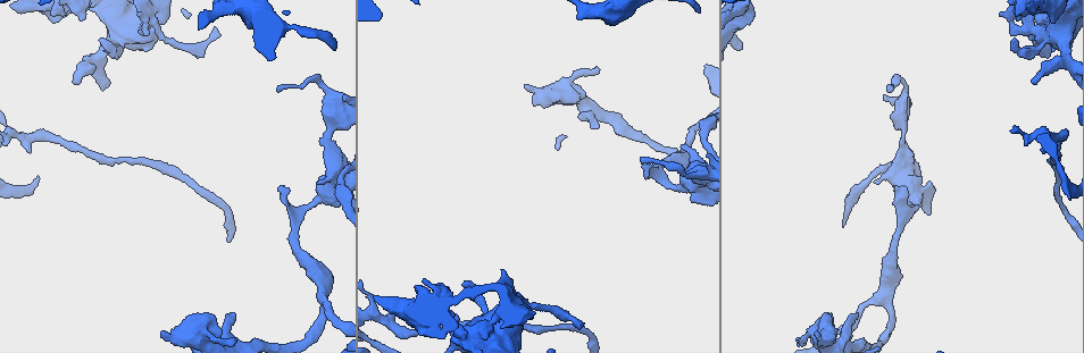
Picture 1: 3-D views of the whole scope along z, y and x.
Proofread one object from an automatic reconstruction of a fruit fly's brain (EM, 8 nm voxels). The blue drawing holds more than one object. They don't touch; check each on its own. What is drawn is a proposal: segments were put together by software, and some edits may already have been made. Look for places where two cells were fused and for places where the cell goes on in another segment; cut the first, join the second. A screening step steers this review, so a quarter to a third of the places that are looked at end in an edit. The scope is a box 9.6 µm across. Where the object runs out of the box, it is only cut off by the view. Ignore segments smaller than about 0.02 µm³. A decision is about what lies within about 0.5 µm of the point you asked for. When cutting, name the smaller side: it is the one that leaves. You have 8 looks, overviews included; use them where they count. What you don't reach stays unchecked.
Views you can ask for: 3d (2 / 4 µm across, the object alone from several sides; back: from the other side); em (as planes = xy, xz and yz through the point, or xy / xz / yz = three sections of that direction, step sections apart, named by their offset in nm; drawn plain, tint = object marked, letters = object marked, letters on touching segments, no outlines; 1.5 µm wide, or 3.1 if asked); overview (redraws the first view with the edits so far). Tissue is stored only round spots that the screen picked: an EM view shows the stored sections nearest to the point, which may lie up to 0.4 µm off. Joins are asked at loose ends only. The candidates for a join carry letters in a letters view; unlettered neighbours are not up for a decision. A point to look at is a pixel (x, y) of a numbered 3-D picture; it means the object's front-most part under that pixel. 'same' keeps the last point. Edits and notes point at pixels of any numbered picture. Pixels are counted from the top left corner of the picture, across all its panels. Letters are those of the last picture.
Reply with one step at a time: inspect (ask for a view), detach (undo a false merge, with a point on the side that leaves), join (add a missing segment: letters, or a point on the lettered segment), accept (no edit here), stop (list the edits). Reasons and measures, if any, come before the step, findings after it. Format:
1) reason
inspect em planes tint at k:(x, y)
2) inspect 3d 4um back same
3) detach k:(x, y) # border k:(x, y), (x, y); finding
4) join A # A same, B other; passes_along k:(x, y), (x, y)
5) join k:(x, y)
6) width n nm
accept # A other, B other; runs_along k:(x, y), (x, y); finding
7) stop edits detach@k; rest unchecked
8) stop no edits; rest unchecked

free end
inspect em planes letters at 1:(894, 186)

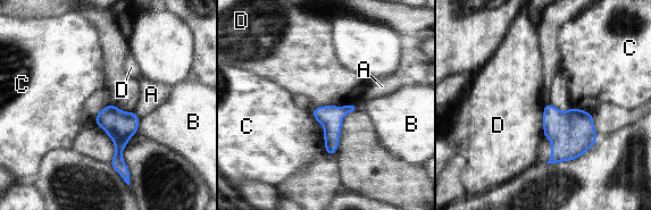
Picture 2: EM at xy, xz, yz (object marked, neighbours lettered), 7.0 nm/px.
accept # A other, B other, C other, D other; border 2:(353, 104), (319, 106), (317, 108); none of them fits

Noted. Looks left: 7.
thick turns thin
inspect em planes plain at 1:(585, 117)

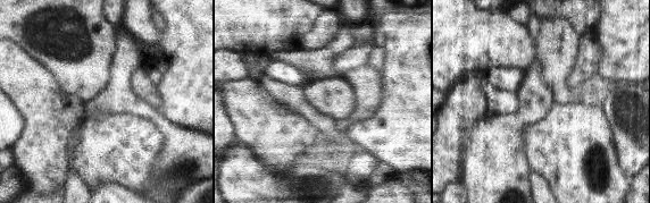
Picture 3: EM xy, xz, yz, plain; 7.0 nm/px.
with the object marked
inspect em planes tint same

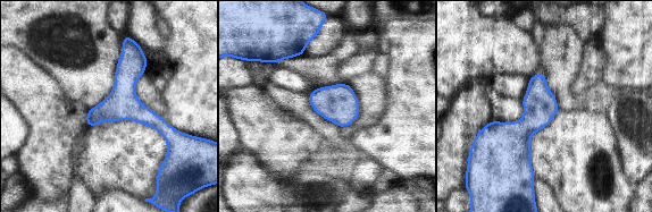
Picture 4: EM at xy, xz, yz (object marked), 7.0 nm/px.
see the neighbours
inspect em planes letters same

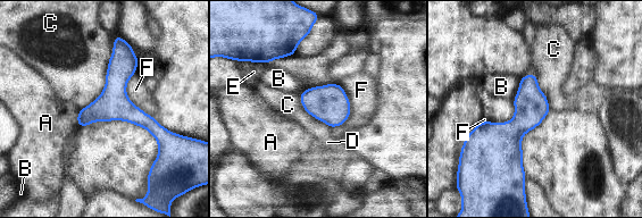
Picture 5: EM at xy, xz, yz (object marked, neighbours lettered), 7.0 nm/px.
longest_contact C 600 nm
accept # A other, B other, C other, D other, E other, F other; border 5:(115, 36), (105, 87), (80, 109); continuous, no second cell

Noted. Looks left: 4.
three arms meet
inspect em xy step 8 letters at 1:(152, 23)

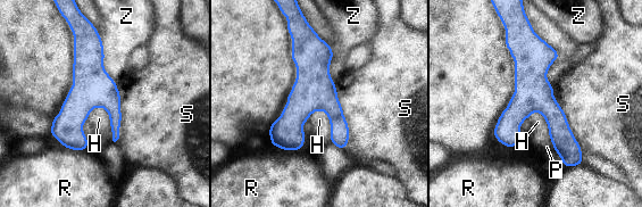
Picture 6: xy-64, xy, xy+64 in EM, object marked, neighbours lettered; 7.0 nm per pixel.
accept # H other, P other, R other, S other, Z other; border 6:(315, 109), (327, 115), (330, 138); one cell here

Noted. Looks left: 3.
stop no edits; rest unchecked

